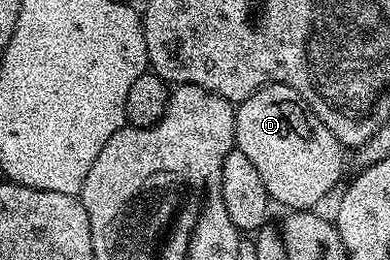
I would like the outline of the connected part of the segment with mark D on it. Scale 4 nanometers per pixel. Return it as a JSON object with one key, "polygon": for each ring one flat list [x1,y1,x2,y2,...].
{"polygon":[[270,83,236,106,235,145,241,153,245,153,245,157,249,157,249,161,253,161,261,181,265,181,267,194,278,206,280,203,287,207,283,209,305,211,318,208,318,203,338,185,343,175,343,144,333,137,333,133,329,133,329,129,325,129,297,89,289,89,289,85]]}

